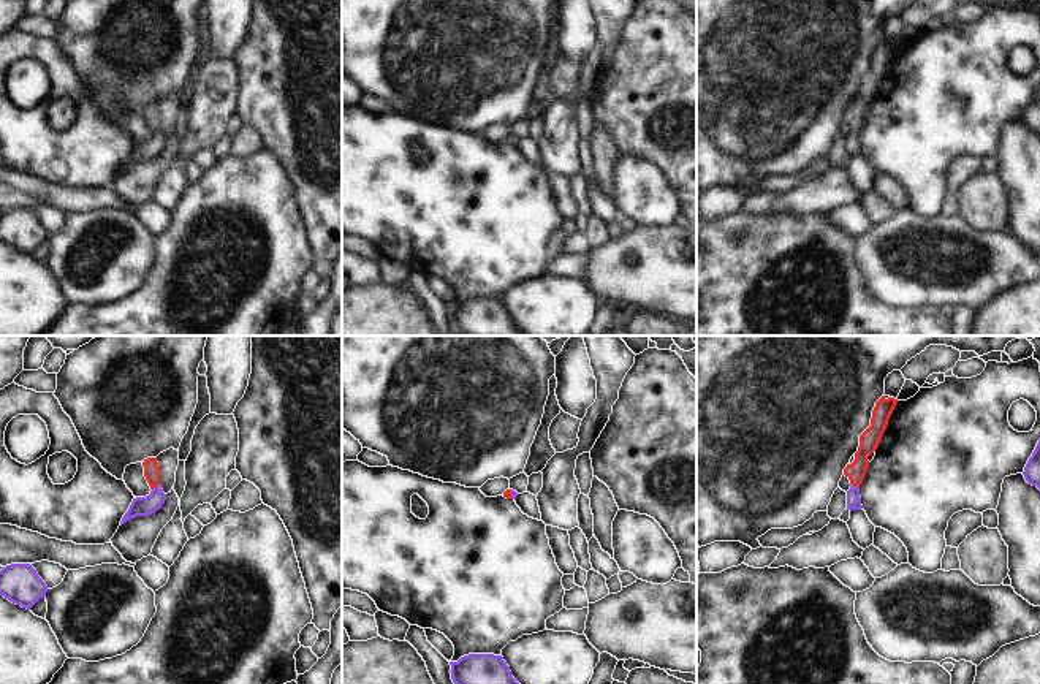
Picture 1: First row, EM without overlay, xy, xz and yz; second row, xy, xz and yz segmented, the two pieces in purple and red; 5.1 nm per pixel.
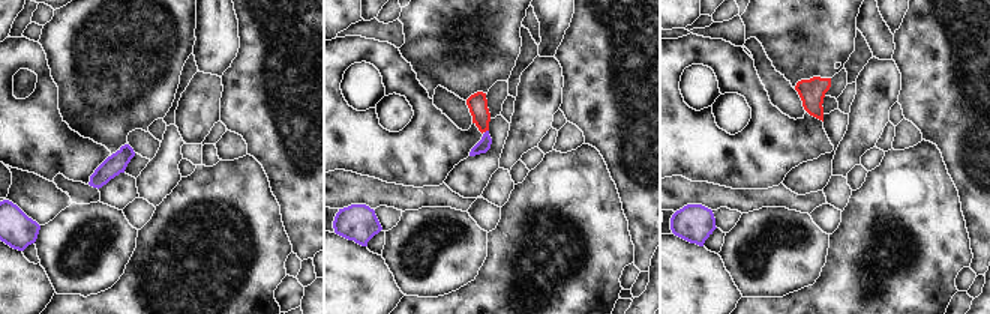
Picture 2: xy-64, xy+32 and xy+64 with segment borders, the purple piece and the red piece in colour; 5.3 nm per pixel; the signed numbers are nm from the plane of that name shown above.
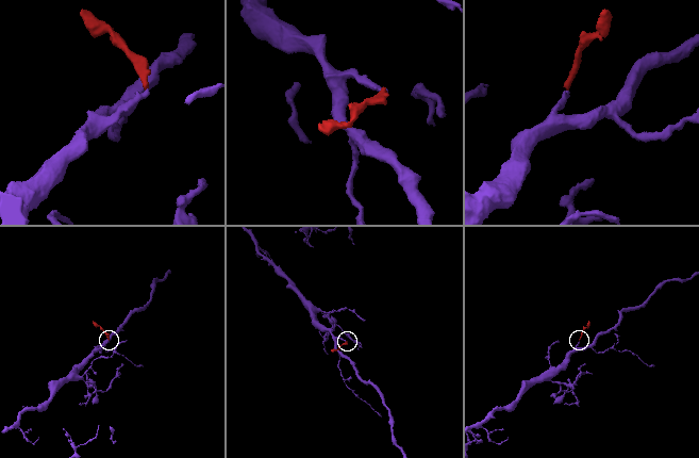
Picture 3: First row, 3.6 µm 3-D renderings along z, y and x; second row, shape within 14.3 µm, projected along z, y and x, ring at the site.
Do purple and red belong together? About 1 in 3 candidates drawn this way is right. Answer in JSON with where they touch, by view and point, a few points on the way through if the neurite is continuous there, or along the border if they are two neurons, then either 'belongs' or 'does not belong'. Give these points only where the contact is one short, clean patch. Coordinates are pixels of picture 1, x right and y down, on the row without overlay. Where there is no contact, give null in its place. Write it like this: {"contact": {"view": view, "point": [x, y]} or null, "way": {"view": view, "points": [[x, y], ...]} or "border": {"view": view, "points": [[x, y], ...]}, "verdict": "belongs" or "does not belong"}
{"contact": {"view": "xy", "point": [157, 132]}, "way": {"view": "xy", "points": [[146, 151], [157, 140], [157, 132], [151, 111]]}, "verdict": "belongs"}

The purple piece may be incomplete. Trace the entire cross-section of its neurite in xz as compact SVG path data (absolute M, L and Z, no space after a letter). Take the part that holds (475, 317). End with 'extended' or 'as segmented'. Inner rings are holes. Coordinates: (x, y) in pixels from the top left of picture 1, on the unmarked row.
M469 299L450 307L454 331L465 336L524 336L502 301Z; as segmented

